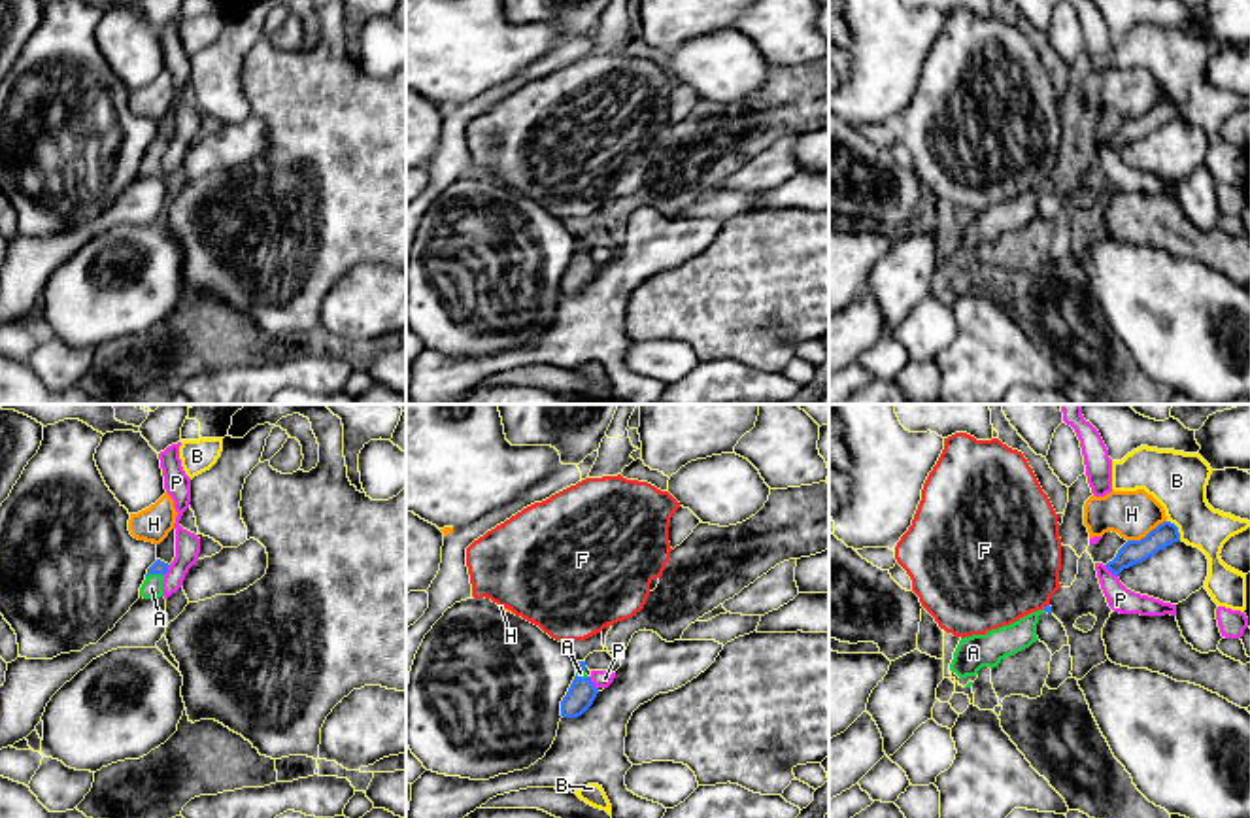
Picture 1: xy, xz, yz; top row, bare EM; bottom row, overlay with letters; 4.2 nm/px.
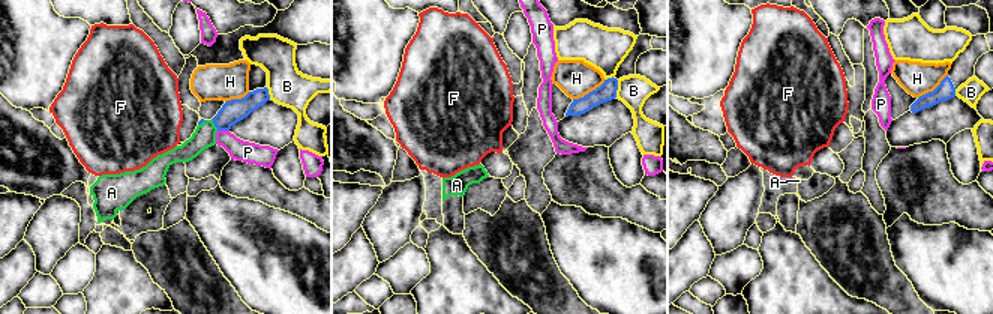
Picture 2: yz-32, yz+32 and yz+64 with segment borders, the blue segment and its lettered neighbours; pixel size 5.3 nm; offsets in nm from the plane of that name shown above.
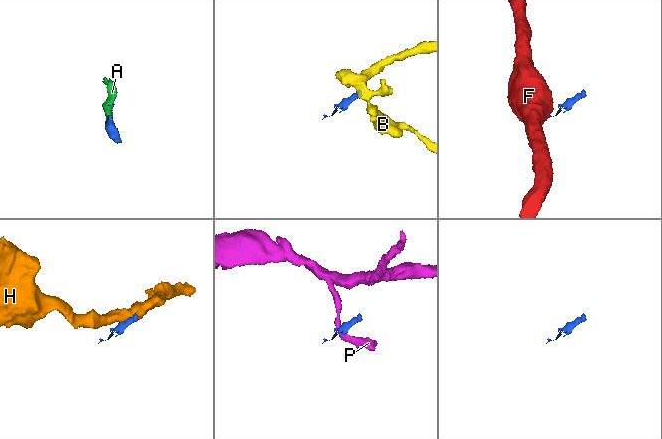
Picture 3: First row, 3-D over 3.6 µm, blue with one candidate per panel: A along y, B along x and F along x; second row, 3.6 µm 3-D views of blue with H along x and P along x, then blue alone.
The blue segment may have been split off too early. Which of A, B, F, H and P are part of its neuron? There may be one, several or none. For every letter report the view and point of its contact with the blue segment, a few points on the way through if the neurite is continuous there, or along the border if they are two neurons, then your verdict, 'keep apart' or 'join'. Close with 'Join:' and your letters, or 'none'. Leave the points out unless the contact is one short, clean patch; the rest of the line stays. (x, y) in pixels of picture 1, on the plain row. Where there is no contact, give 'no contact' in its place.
A: contact xy (153, 150); way xy (159, 144), (153, 150), (152, 165); join
B: contact yz (1177, 106); border yz (1167, 97), (1177, 104), (1181, 116); keep apart
F: contact yz (1047, 182); border yz (1048, 180), (1043, 184); keep apart
H: contact yz (1148, 110); border yz (1165, 97), (1143, 114), (1128, 118); keep apart
P: contact xz (593, 261); border xz (588, 254), (597, 267); keep apart
Join: A

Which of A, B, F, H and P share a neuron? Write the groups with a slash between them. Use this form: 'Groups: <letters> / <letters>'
Groups: A / B / F / H / P

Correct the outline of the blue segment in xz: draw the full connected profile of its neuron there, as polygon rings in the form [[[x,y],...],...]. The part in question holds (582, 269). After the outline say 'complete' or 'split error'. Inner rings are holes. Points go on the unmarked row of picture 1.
[[[576,238],[576,253],[561,278],[561,293],[563,295],[578,295],[582,293],[595,278],[599,266],[585,251],[585,238]]] | split error

